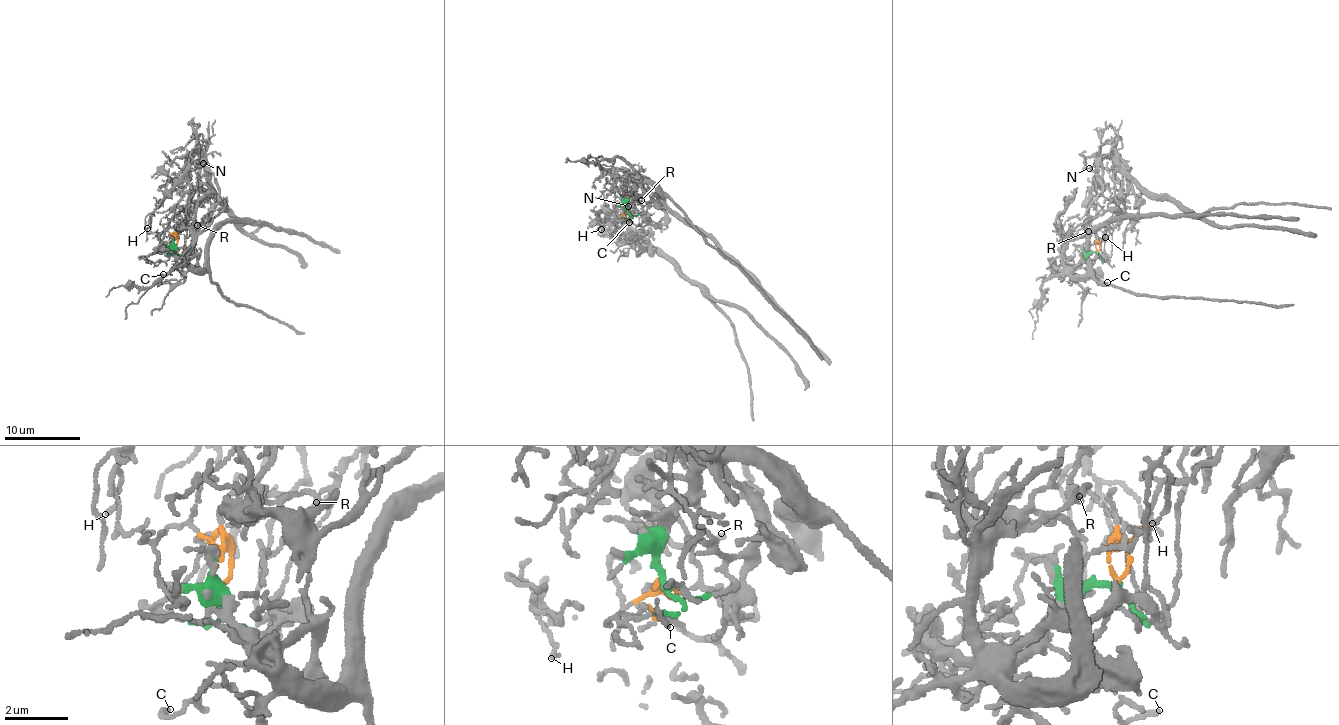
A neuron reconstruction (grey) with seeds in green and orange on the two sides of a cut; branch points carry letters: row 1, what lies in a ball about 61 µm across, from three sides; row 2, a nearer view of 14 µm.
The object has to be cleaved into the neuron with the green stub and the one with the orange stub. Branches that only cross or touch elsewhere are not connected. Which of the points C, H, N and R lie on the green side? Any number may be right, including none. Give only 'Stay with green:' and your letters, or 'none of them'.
Stay with green: C, R

